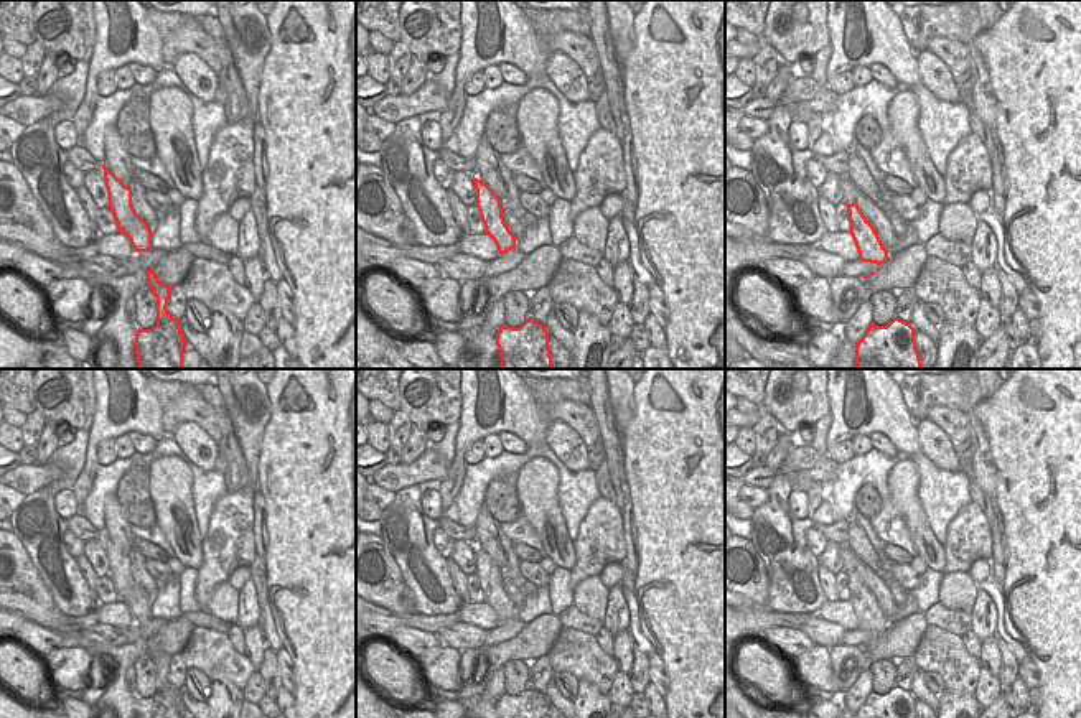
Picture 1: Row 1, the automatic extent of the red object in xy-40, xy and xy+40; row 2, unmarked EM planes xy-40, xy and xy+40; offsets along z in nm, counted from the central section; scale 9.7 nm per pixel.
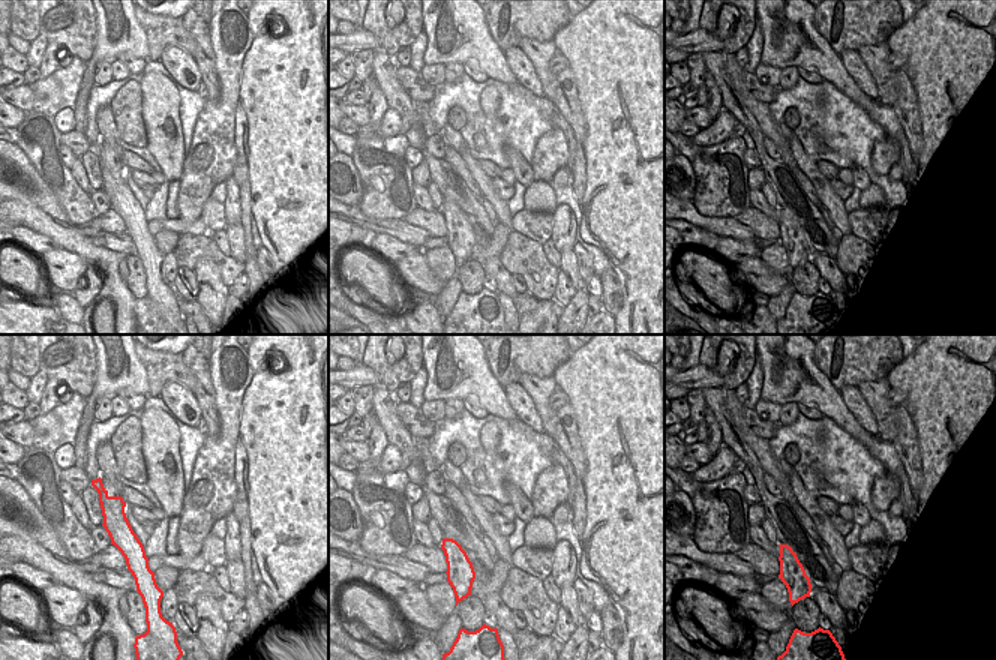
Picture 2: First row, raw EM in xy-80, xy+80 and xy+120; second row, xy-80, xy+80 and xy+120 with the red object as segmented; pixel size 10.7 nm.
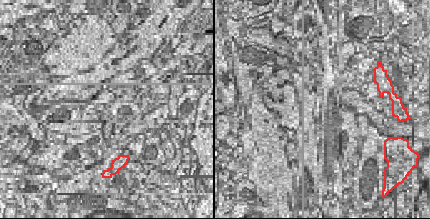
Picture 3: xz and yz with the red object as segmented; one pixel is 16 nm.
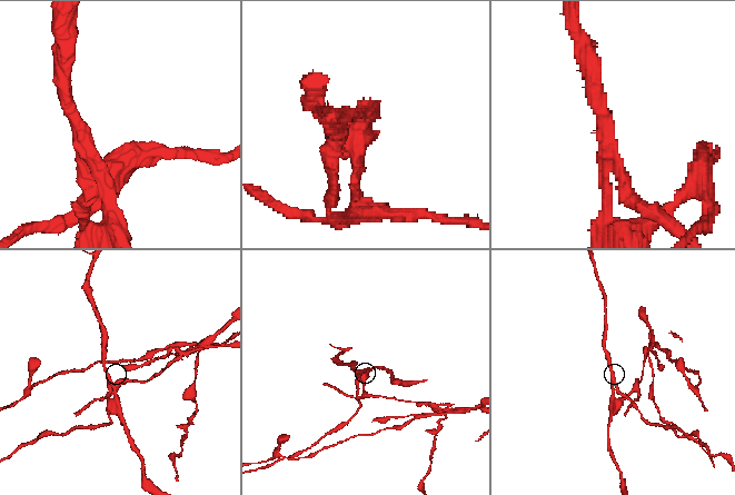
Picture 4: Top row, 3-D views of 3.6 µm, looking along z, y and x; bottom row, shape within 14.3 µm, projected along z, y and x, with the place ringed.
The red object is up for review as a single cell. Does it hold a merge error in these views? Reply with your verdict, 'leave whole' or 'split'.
split

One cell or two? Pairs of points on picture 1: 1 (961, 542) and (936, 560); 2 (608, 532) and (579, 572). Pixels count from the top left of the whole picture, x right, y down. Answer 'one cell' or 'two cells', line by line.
1: two cells
2: one cell

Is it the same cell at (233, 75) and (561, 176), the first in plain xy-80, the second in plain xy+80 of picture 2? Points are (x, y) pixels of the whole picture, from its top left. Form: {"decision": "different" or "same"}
{"decision": "different"}

